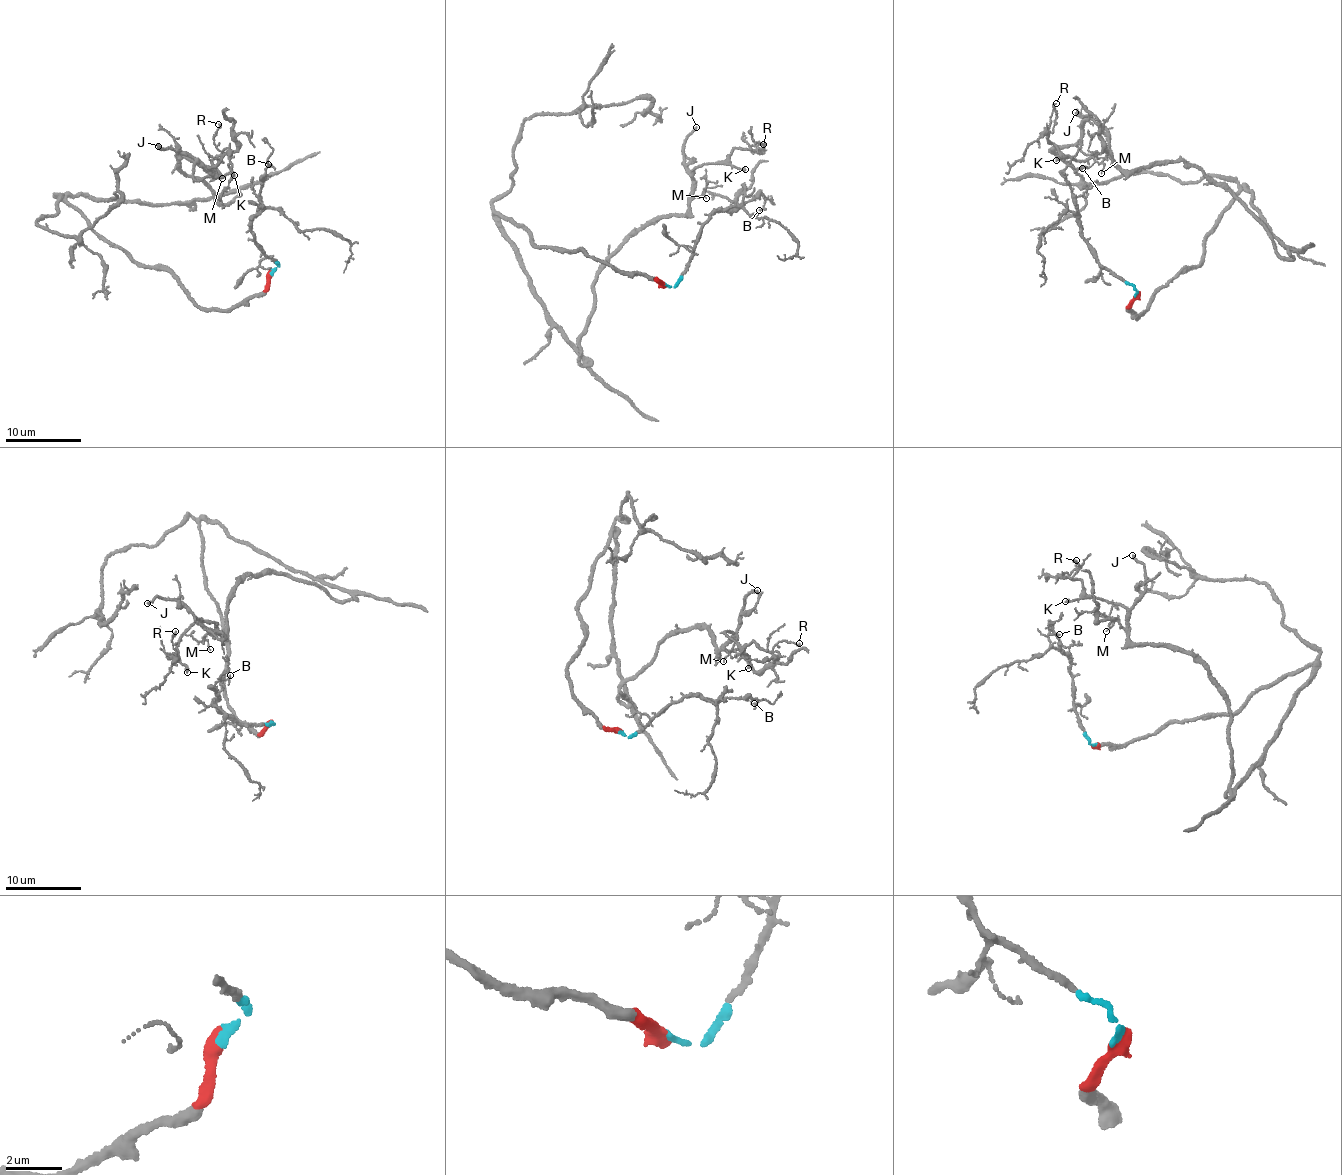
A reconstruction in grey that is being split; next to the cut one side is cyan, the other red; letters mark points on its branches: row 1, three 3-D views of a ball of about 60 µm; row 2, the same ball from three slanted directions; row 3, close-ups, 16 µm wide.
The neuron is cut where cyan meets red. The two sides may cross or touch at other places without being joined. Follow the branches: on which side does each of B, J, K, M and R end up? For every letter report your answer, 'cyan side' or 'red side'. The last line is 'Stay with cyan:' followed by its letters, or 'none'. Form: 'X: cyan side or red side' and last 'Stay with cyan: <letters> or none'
B: cyan side
J: red side
K: red side
M: red side
R: red side
Stay with cyan: B

